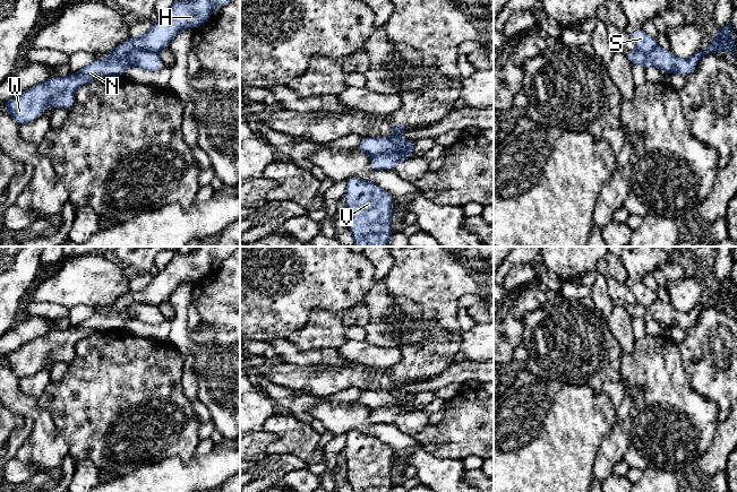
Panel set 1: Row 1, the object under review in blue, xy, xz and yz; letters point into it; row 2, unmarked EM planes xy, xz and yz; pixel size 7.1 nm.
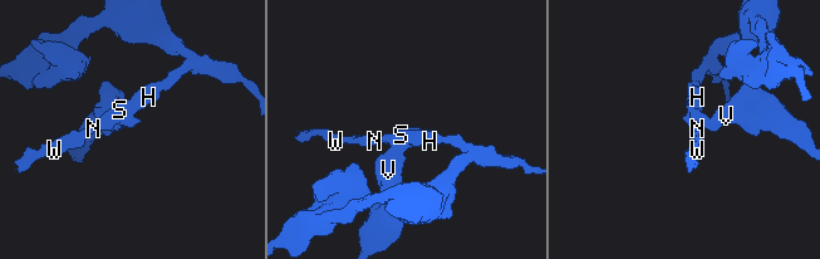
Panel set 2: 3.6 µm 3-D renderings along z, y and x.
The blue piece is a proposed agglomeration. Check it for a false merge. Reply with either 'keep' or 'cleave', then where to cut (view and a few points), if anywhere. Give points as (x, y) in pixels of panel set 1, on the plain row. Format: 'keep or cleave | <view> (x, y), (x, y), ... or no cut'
cleave | xz (409, 407), (392, 403), (373, 411)

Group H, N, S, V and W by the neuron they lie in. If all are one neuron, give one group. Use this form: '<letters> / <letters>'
H N S W / V

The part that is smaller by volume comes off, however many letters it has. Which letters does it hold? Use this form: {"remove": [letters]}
{"remove": ["V"]}

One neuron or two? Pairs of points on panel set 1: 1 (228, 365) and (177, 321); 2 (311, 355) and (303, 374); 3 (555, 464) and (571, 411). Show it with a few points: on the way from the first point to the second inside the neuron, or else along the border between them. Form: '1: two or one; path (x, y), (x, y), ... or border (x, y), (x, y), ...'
1: two; border (189, 330), (189, 337), (203, 347), (194, 357)
2: two; border (281, 361), (299, 365), (334, 365)
3: one; path (555, 450), (555, 431), (562, 424)

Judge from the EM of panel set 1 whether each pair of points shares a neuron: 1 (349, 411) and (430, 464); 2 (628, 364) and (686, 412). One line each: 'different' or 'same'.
1: same
2: same

